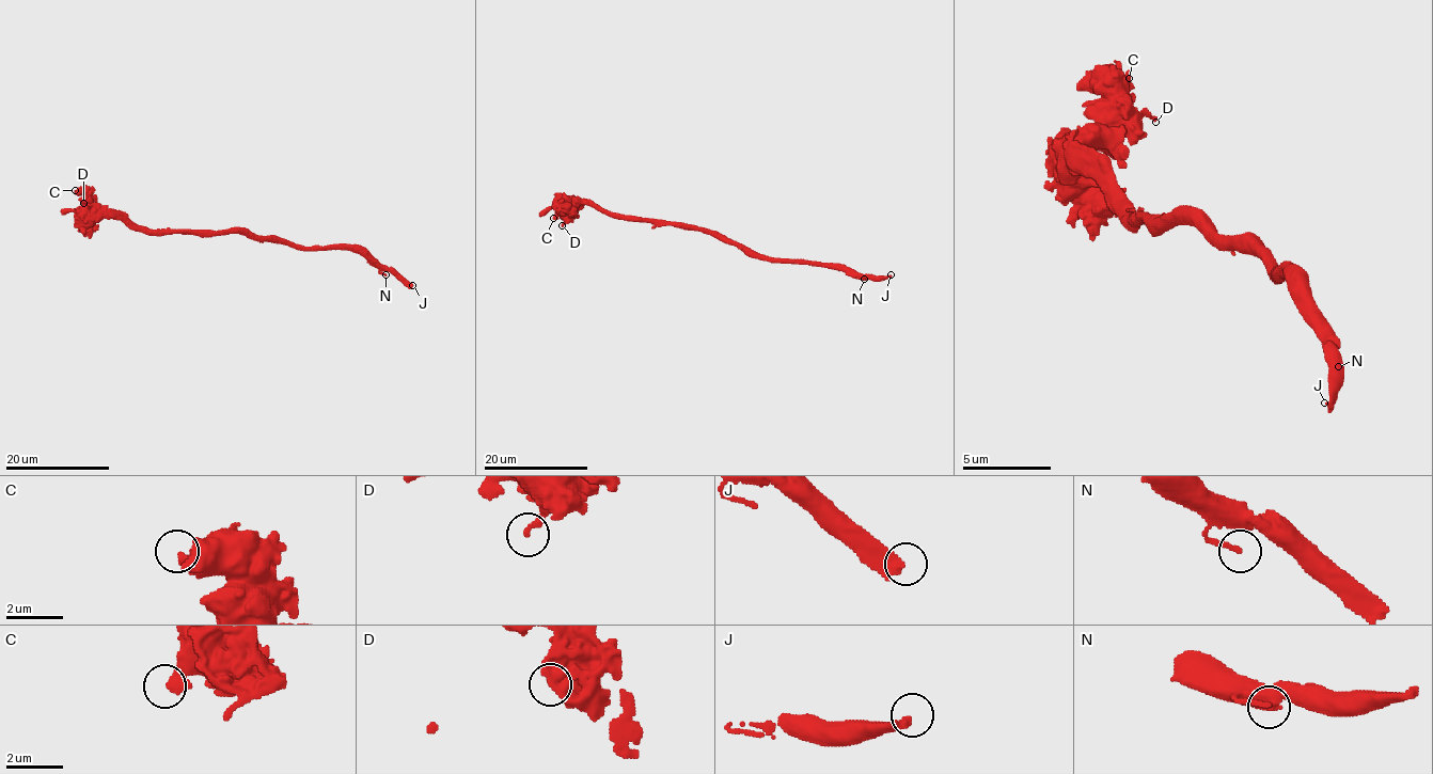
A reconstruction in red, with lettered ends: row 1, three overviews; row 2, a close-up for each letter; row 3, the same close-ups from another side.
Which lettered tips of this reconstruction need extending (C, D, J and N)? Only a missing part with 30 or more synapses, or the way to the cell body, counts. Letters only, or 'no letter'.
no letter

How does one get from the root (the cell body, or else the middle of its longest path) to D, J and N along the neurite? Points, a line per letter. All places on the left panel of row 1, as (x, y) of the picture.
D: (240, 233), (148, 231), (100, 215), (83, 203)
J: (240, 233), (274, 237), (304, 248), (359, 248), (412, 285)
N: (240, 233), (274, 237), (304, 248), (357, 248), (386, 274)

